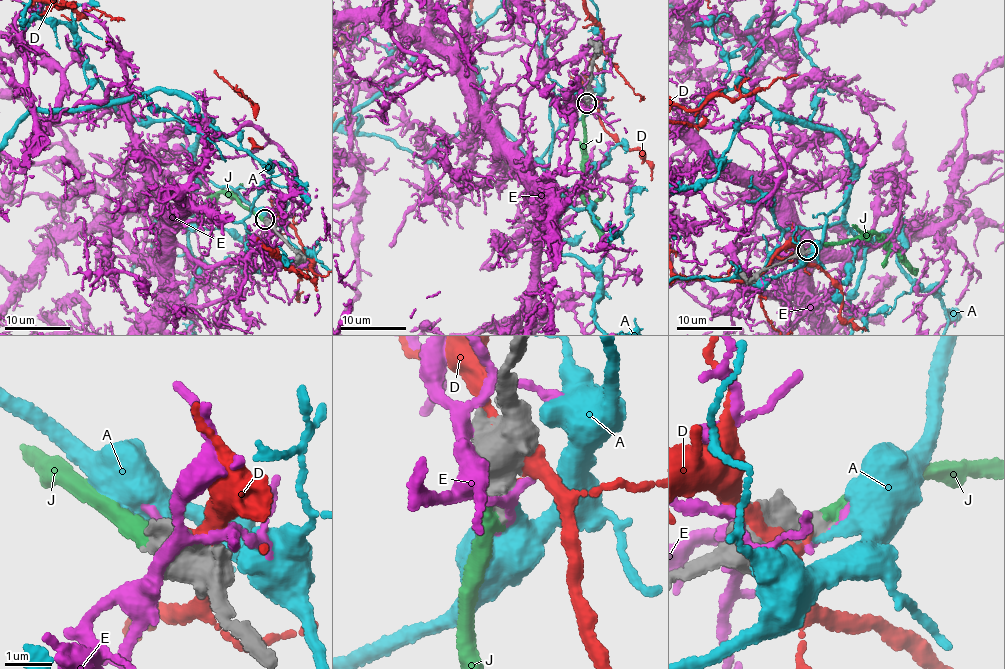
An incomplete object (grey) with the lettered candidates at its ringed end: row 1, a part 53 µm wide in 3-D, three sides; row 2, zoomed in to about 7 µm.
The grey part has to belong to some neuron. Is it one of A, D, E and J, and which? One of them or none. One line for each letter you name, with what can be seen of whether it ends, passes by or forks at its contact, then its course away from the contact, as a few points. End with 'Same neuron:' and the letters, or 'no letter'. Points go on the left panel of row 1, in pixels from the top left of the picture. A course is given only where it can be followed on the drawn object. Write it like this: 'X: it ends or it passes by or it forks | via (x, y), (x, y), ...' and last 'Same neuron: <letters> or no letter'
J: it ends
Same neuron: J

